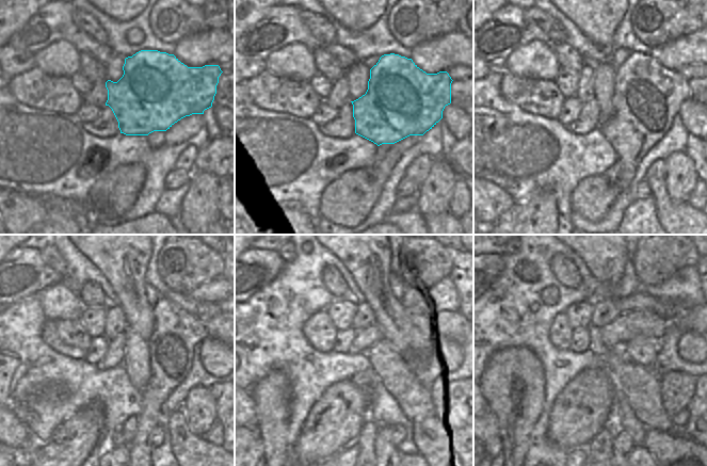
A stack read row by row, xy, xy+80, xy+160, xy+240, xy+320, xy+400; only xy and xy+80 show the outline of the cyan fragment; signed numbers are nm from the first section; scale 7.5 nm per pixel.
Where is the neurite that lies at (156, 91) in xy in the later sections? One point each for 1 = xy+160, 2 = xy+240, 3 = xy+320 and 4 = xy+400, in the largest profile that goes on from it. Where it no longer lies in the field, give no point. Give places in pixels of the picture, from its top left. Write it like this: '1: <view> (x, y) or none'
1: xy+160 (647, 96)
2: xy+240 (177, 333)
3: xy+320 (385, 451)
4: xy+400 (622, 445)

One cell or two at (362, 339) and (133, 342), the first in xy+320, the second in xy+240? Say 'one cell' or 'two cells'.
two cells

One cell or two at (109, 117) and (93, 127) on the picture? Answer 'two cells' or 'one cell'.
one cell

